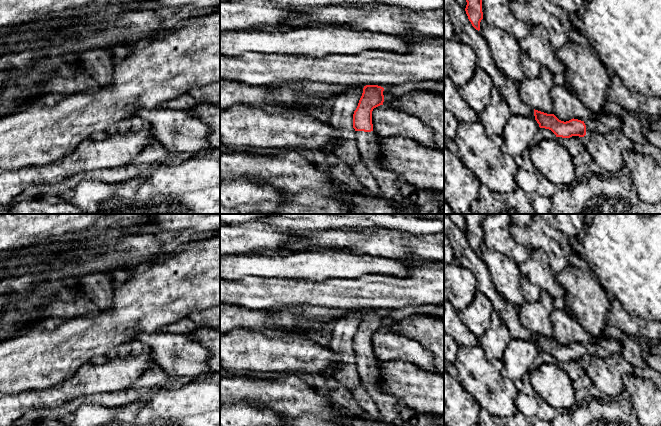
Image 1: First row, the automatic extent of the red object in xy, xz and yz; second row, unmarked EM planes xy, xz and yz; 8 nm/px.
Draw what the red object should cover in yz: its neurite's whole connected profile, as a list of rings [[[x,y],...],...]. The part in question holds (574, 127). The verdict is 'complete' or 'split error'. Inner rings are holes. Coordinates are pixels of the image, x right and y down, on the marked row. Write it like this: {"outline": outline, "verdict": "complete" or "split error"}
{"outline": [[[534,109],[534,116],[540,128],[549,129],[556,137],[562,138],[584,137],[592,132],[604,134],[612,130],[620,130],[622,126],[619,117],[613,114],[600,113],[585,121],[573,118],[564,122],[554,114],[547,114]]], "verdict": "split error"}

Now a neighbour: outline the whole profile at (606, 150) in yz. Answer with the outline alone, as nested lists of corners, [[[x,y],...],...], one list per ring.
[[[612,130],[604,134],[586,134],[583,137],[583,147],[587,149],[602,174],[614,175],[625,167],[623,152],[633,150],[633,142],[621,130]]]

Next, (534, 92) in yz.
[[[542,67],[539,74],[533,78],[526,78],[519,84],[521,101],[535,110],[553,114],[553,104],[550,92],[555,86],[553,74]]]

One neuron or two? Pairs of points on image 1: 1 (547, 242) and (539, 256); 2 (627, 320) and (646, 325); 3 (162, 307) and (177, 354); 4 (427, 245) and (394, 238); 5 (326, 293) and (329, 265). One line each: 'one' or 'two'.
1: two
2: one
3: two
4: one
5: two

